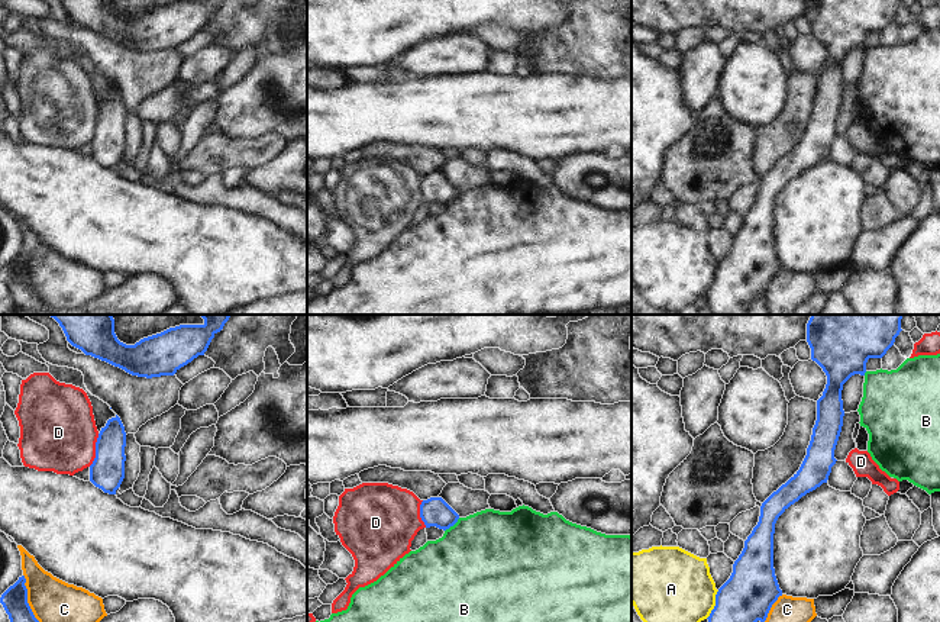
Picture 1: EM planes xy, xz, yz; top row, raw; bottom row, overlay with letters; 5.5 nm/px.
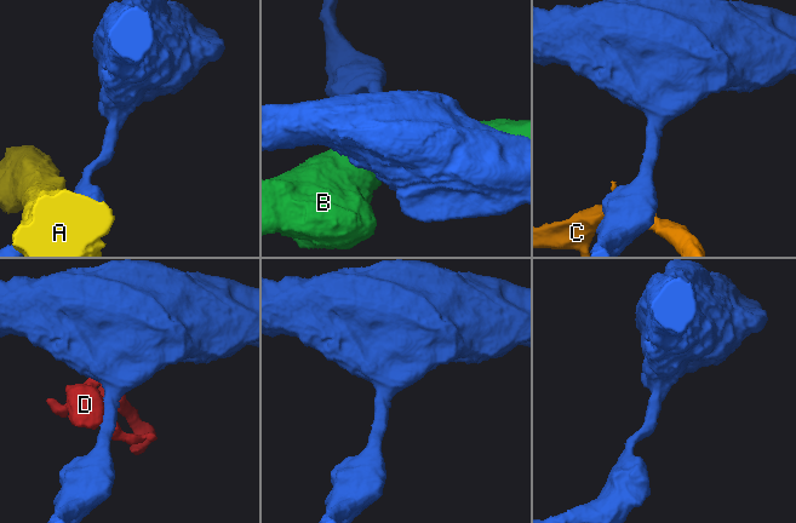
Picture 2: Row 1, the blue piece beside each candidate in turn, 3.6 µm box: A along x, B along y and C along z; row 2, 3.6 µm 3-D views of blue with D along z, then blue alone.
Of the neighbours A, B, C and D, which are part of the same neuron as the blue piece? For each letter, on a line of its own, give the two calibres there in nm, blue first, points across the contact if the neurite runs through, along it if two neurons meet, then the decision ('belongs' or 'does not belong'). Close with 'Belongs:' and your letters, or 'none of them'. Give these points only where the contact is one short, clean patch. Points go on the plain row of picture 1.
A: 280/440 nm | does not belong
B: 160/500 nm | does not belong
C: 140/280 nm | does not belong
D: 190/420 nm | along xy (99, 109), (96, 131), (89, 141) | does not belong
Belongs: none of them

